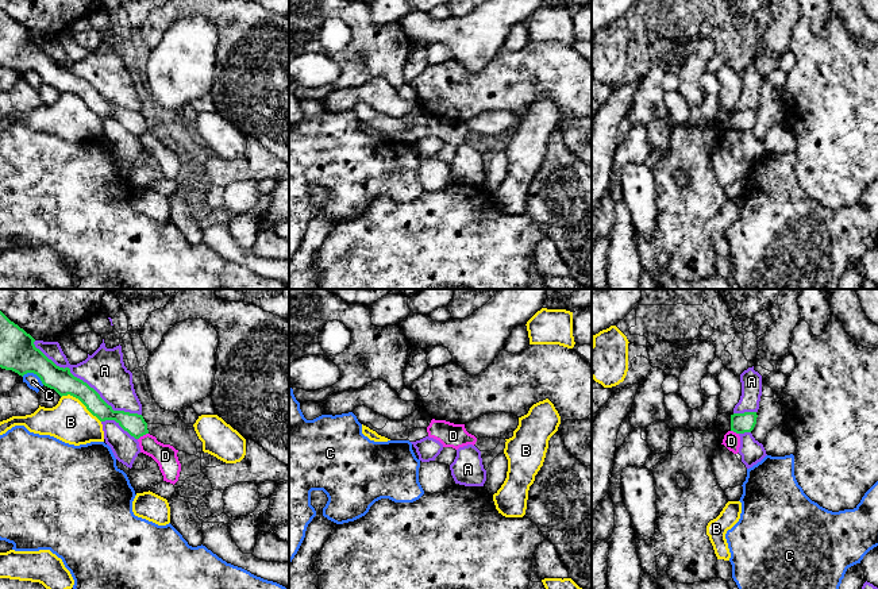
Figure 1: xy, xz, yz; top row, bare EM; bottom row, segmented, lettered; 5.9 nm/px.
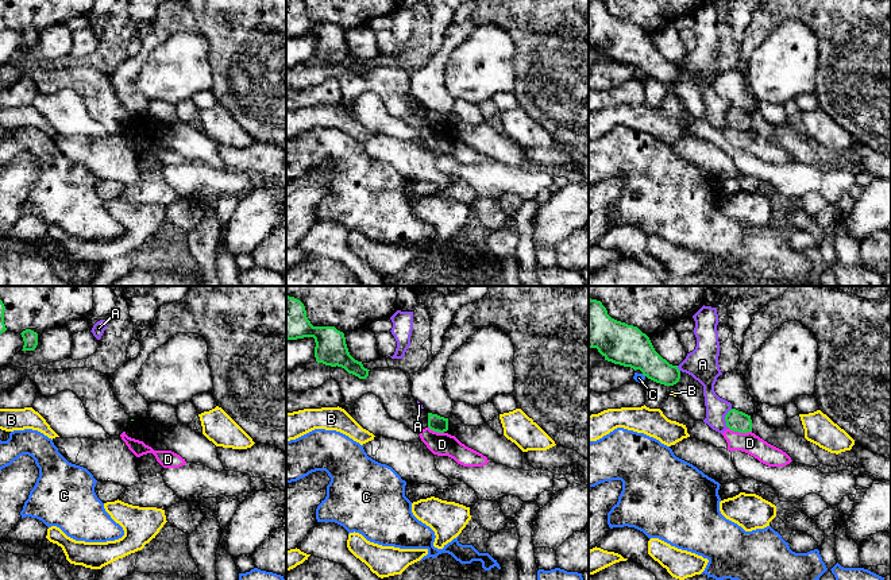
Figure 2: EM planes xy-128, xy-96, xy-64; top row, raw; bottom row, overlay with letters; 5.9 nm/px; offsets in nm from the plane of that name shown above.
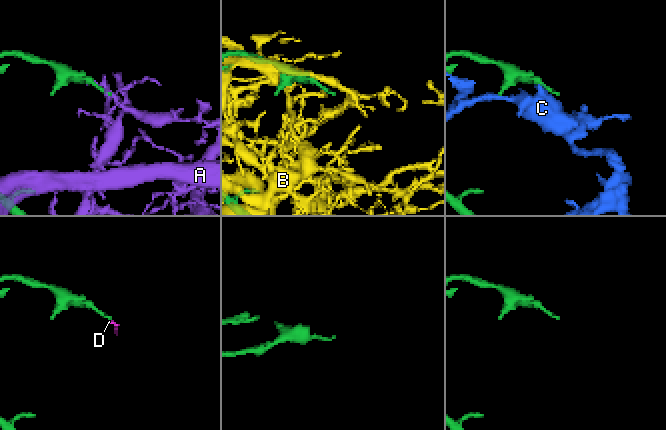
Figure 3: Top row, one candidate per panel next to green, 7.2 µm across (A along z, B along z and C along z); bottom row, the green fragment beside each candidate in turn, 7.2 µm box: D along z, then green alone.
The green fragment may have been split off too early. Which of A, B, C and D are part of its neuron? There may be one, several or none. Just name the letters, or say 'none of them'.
none of them

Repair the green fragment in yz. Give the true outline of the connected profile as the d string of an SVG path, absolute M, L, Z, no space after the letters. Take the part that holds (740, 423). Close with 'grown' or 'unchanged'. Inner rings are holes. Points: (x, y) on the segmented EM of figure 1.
M756 412L731 415L731 431L736 434L751 432L756 424Z | unchanged

